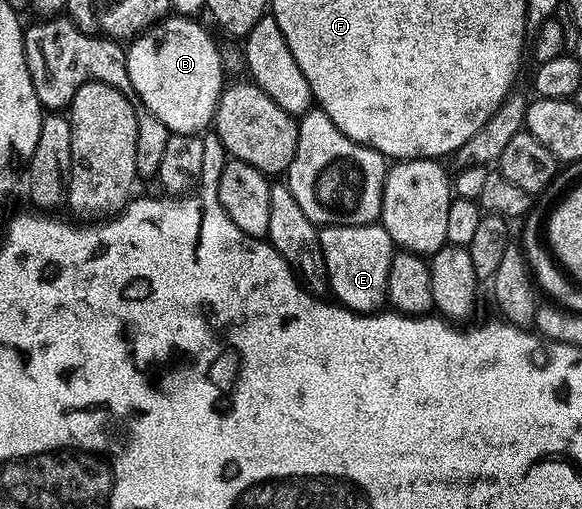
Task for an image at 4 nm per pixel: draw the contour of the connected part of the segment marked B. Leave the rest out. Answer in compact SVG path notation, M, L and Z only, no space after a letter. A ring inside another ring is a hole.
M169 16L149 26L143 34L131 39L126 50L128 56L128 75L134 84L134 95L166 128L173 134L200 134L213 125L220 96L226 89L226 73L220 59L218 42L208 35L204 26L188 16Z

